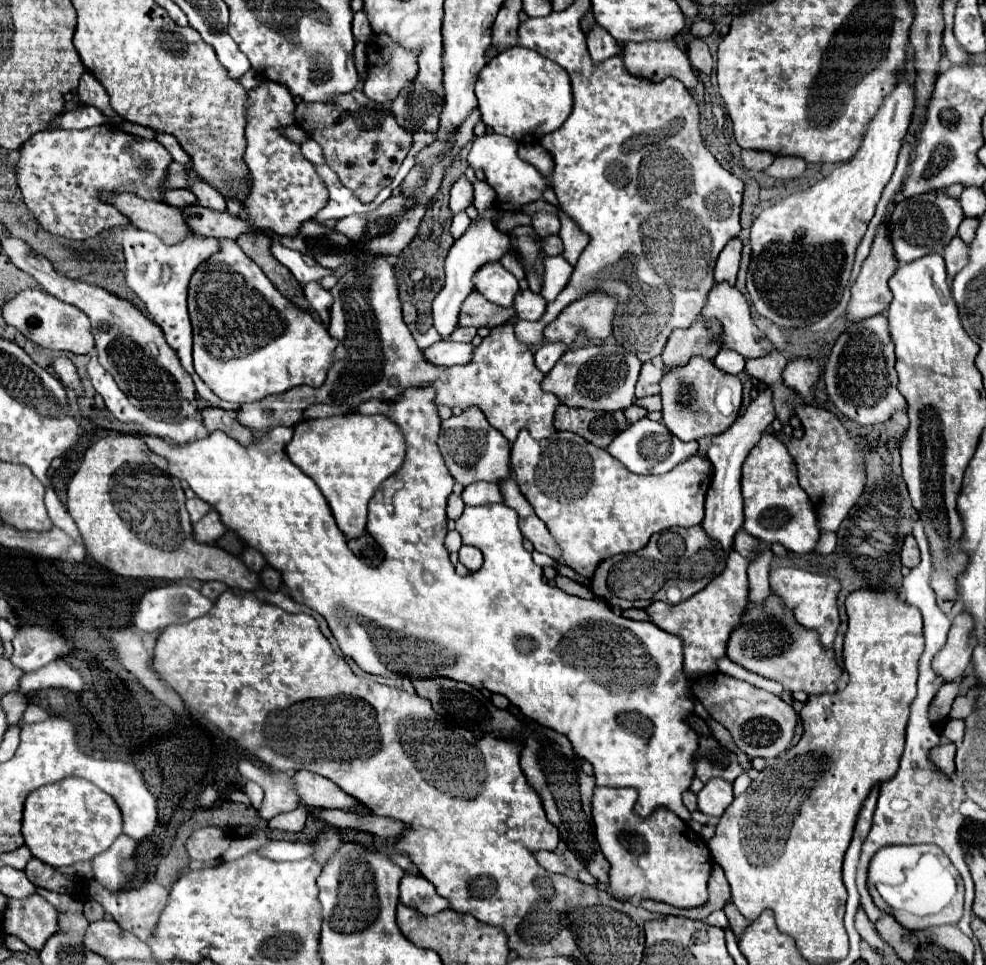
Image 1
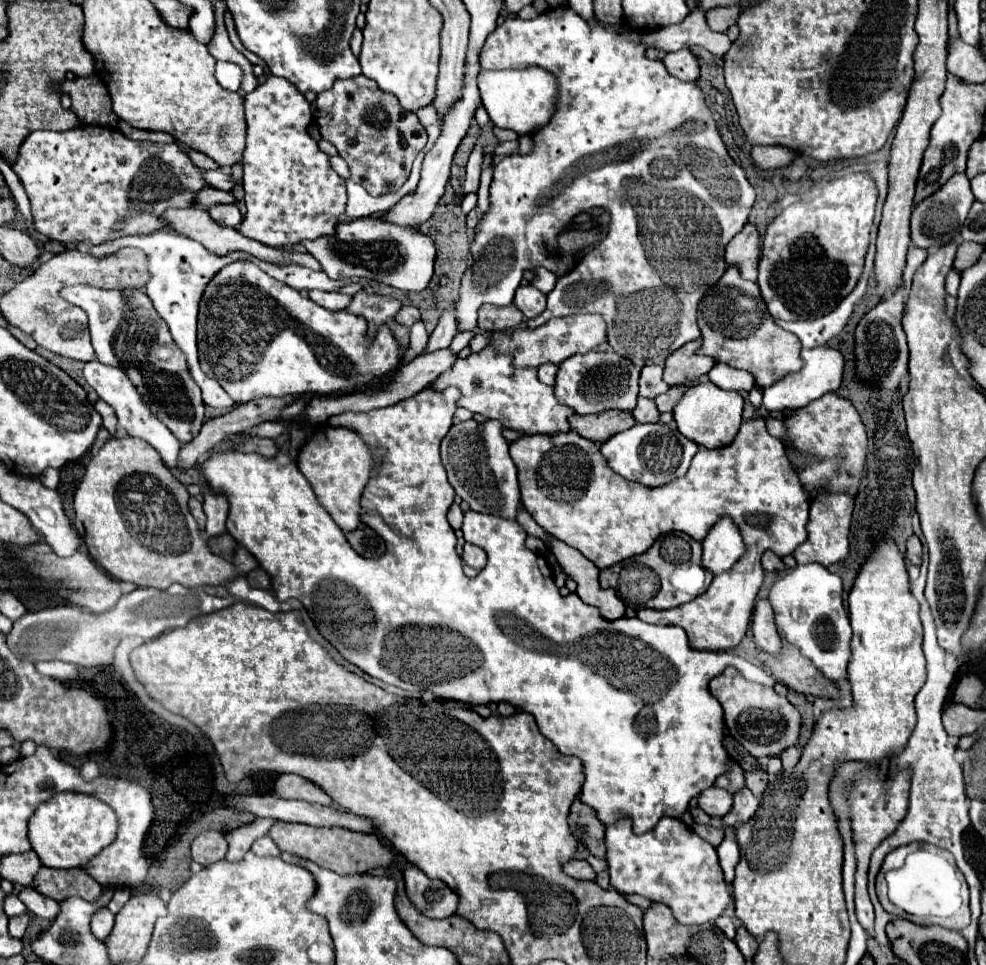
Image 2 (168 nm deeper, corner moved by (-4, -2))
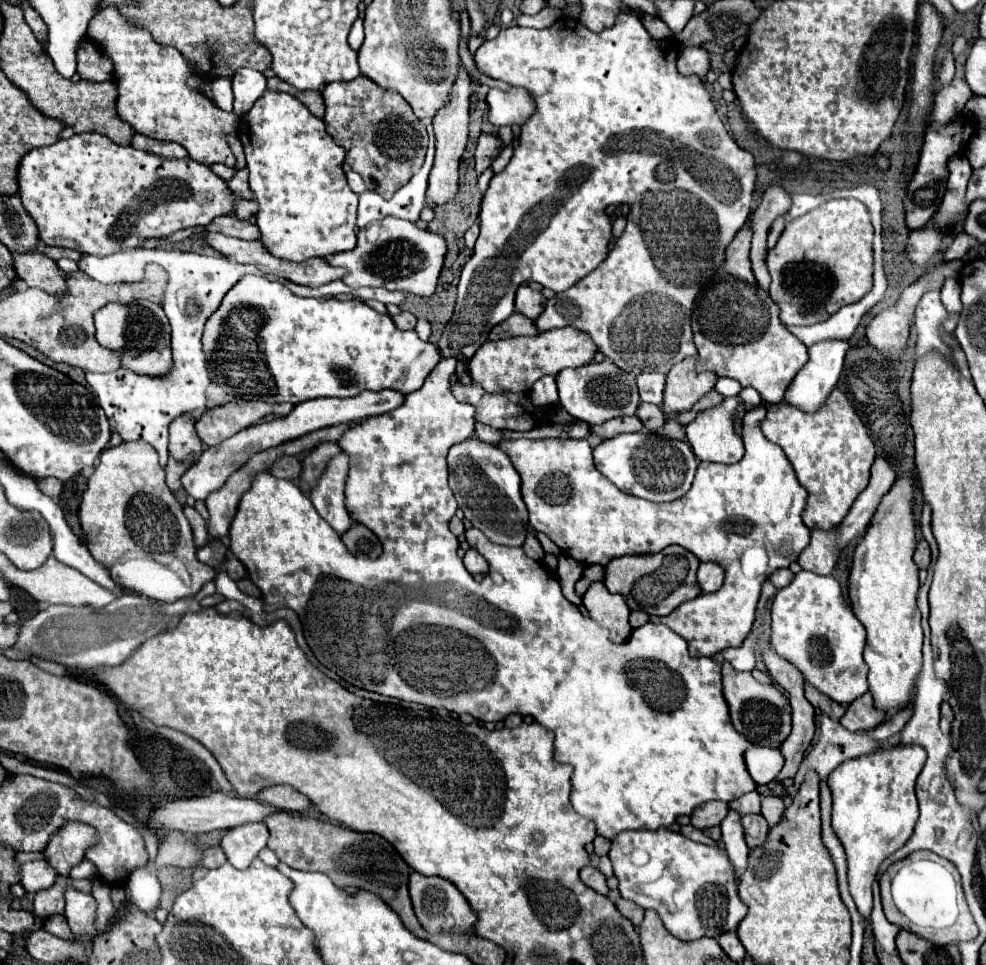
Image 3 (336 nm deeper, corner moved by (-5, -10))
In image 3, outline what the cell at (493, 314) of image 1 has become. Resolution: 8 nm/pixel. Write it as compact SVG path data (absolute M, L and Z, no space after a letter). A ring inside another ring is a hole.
M512 313L504 323L492 329L490 339L508 339L508 337L518 337L518 335L538 335L538 329L532 319L524 317L522 313Z

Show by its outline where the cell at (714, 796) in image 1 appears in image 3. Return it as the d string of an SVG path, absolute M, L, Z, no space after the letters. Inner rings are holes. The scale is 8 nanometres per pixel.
M708 801L700 807L696 807L690 815L690 823L696 827L696 829L708 829L708 827L714 827L714 825L720 825L722 819L726 817L728 813L728 805L722 803L722 801Z

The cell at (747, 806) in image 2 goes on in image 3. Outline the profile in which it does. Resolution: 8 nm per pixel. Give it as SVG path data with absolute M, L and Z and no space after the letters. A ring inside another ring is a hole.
M744 815L742 825L746 831L746 843L750 849L760 847L770 833L770 827L762 815Z

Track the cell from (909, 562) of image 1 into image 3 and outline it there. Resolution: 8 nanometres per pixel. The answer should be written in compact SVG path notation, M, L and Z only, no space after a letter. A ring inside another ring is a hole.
M922 539L922 541L918 543L918 547L916 547L914 563L916 563L920 569L926 569L926 567L930 565L930 557L932 557L932 553L930 553L930 545L928 545L926 539Z

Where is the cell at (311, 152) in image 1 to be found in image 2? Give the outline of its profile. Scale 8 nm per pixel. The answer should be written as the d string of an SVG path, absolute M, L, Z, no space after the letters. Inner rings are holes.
M339 155L331 157L331 159L329 159L329 165L333 167L333 171L335 171L339 177L343 177L343 179L349 177L349 167L347 167L347 163L345 163Z

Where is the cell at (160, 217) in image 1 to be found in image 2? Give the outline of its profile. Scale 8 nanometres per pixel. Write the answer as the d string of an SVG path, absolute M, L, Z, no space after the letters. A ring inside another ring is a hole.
M187 207L187 209L167 209L161 219L167 223L169 229L177 231L179 235L185 235L193 241L199 241L207 251L213 251L215 255L227 255L231 251L245 251L245 253L251 253L259 259L265 259L265 261L271 261L271 263L285 263L285 261L291 261L291 263L299 263L303 267L309 267L313 271L319 271L321 265L317 263L317 259L309 253L291 253L291 251L283 251L283 249L273 249L273 247L265 247L263 243L257 243L257 241L251 241L247 237L243 237L241 233L237 233L235 229L229 229L229 227L219 227L205 209L199 209L199 207Z

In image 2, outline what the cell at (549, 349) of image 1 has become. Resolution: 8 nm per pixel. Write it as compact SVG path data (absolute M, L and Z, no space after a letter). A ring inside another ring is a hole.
M543 363L539 367L539 379L545 383L545 385L553 385L555 383L555 375L557 375L557 365L555 363Z

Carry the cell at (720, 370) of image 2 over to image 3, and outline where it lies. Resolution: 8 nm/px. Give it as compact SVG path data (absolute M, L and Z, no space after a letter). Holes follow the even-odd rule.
M718 379L716 381L716 391L722 393L724 397L734 397L740 393L740 389L742 389L742 385L734 383L732 379Z

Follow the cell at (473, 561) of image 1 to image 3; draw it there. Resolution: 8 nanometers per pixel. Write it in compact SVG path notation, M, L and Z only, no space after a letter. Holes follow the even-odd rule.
M468 549L468 551L466 551L466 555L464 555L464 565L466 565L466 569L468 569L472 575L476 575L476 573L484 573L484 575L486 575L486 571L488 571L488 561L486 561L476 549Z

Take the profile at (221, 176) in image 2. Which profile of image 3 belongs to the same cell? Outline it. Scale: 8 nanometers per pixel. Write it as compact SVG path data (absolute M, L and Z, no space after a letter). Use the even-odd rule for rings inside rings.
M246 167L240 169L240 171L236 171L236 175L228 181L228 187L230 187L236 195L240 195L240 197L244 197L244 199L254 199L254 193L252 193L250 187L248 187L248 169L246 169Z

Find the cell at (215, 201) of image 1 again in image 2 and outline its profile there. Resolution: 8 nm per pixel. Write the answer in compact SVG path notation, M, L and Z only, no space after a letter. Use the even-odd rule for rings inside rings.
M217 205L209 209L209 215L215 223L221 223L223 227L237 227L241 221L241 211L237 205Z

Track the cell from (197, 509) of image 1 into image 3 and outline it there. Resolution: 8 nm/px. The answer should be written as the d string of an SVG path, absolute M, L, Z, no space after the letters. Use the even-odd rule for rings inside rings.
M184 507L184 515L188 517L190 525L192 525L192 533L194 533L194 543L196 547L204 547L206 541L208 541L208 531L206 531L206 523L204 519L200 517L200 513L194 509L194 507Z

